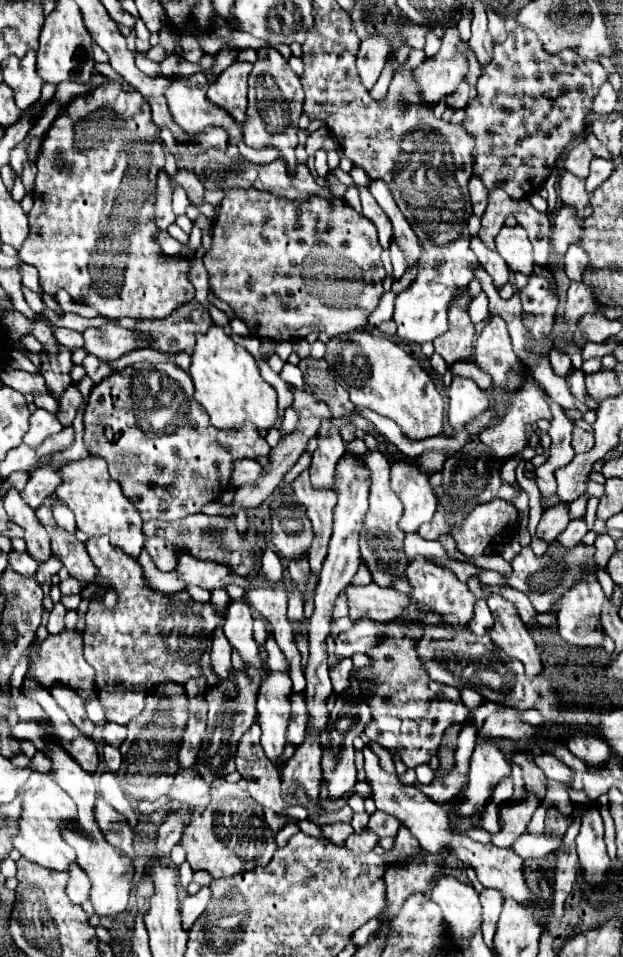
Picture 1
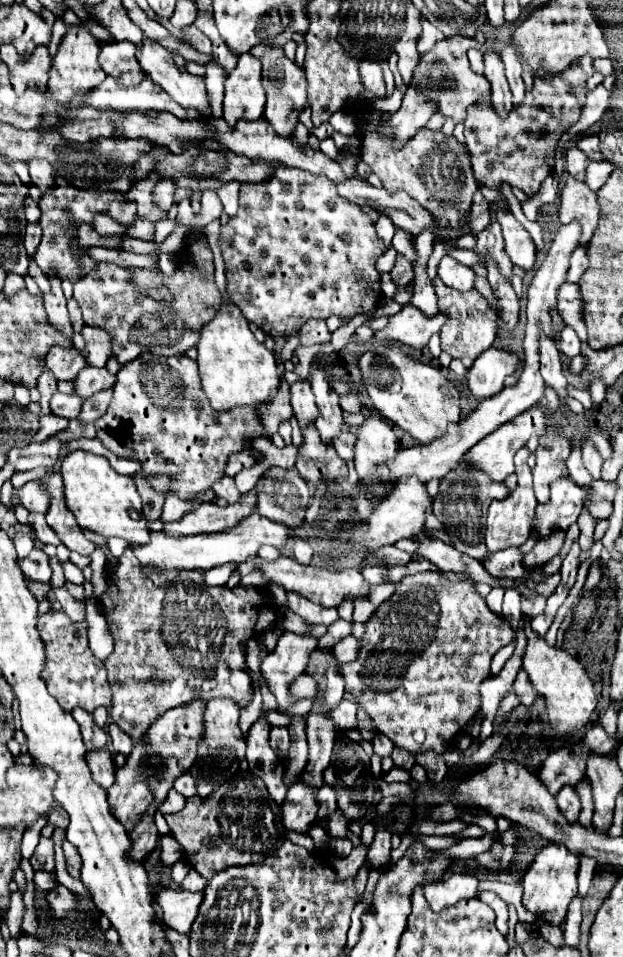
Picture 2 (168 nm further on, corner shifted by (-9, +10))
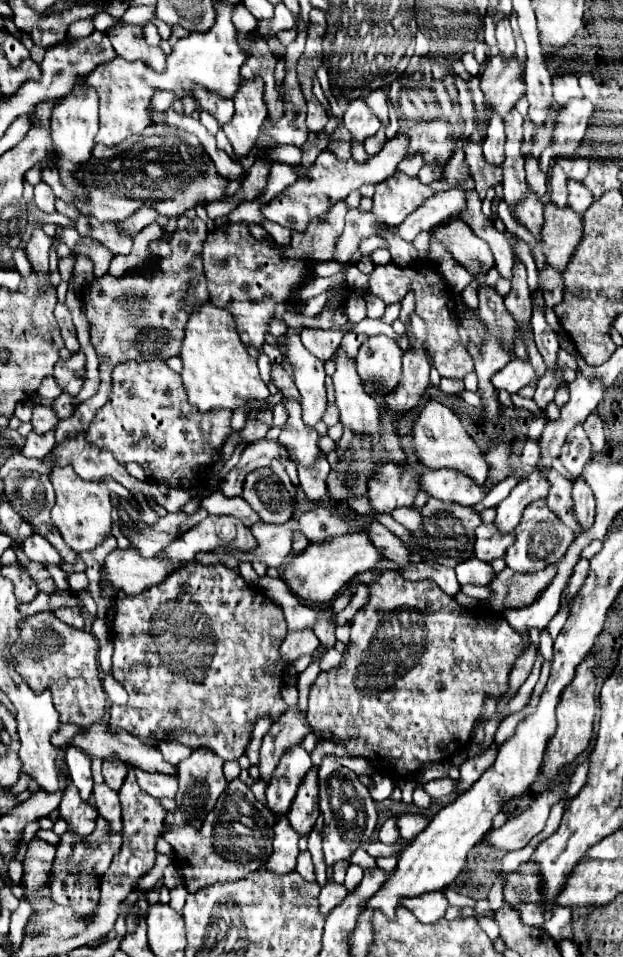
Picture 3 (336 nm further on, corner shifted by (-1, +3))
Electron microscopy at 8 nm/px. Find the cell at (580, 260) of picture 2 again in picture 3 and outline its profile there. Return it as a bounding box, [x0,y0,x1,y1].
[539,268,563,308]

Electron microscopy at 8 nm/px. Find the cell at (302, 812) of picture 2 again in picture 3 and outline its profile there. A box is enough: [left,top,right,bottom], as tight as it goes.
[267,816,299,872]

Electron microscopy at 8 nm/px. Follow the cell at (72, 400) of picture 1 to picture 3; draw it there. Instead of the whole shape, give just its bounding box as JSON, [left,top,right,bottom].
[31,404,59,434]

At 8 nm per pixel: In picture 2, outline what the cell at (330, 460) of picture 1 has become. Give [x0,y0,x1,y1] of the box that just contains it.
[309,369,343,443]

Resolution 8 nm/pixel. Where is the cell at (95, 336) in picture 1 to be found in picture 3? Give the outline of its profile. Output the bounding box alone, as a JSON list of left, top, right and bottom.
[55,350,85,394]

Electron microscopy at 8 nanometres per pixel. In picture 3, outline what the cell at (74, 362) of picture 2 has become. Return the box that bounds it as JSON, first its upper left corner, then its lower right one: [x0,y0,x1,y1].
[39,376,63,400]

